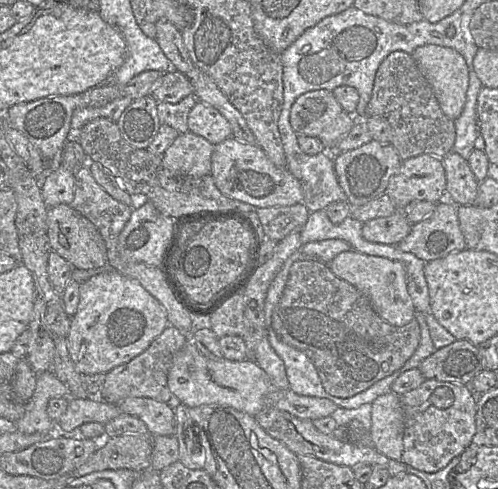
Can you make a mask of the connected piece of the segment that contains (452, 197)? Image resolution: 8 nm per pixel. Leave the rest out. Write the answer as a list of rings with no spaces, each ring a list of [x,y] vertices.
[[[451,151],[442,158],[446,176],[446,198],[457,205],[473,205],[479,181],[467,160]]]

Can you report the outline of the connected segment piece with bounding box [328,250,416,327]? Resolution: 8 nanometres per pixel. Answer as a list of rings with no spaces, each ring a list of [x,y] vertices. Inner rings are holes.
[[[348,250],[339,253],[328,265],[338,278],[347,281],[365,295],[377,315],[387,323],[400,327],[415,318],[416,309],[407,291],[403,263]]]

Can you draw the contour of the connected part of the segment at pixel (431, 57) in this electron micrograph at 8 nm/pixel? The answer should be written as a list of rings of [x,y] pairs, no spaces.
[[[428,44],[416,48],[412,57],[432,87],[443,113],[451,120],[457,119],[463,112],[469,86],[468,67],[463,56],[452,48]]]

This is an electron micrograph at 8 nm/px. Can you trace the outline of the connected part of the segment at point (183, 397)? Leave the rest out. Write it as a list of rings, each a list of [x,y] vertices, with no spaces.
[[[190,337],[173,359],[168,373],[168,388],[180,403],[189,408],[222,405],[252,416],[264,408],[274,407],[297,418],[313,421],[331,416],[339,407],[326,398],[302,396],[290,388],[276,387],[267,373],[253,360],[231,361],[224,357],[218,360],[209,359],[198,350]]]

